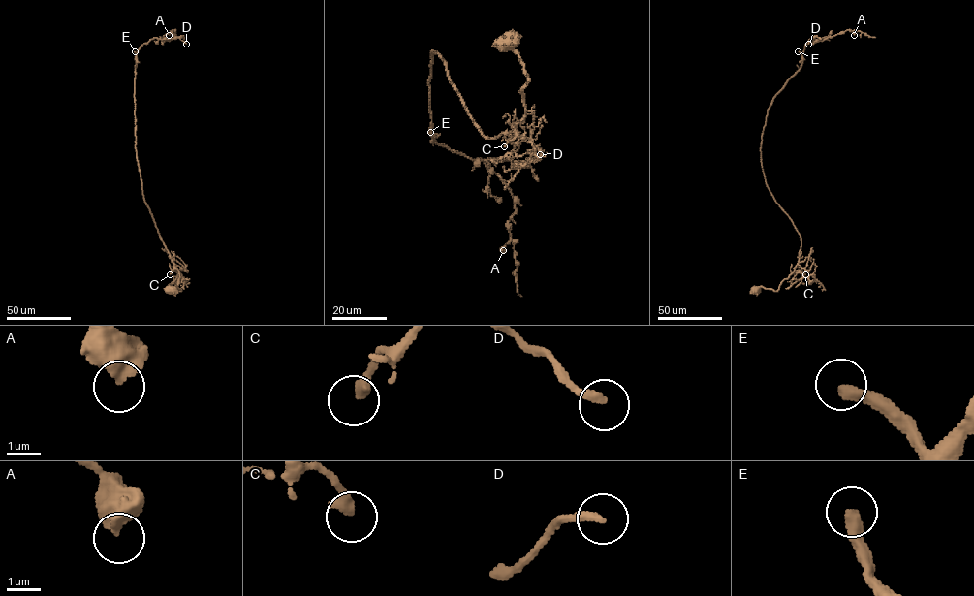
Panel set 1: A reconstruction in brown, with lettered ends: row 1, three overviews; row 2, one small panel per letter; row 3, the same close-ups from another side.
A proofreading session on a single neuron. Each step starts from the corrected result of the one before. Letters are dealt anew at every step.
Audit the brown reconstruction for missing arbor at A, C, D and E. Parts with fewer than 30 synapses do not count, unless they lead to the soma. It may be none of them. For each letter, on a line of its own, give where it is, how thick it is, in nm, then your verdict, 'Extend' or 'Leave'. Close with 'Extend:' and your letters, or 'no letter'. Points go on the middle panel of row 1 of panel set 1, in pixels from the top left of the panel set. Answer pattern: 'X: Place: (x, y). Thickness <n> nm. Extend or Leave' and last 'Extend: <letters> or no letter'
A: Place: (503, 250). Thickness 550 nm. Leave
C: Place: (504, 146). Thickness 340 nm. Leave
D: Place: (540, 154). Thickness 240 nm. Leave
E: Place: (430, 132). Thickness 360 nm. Extend
Extend: E

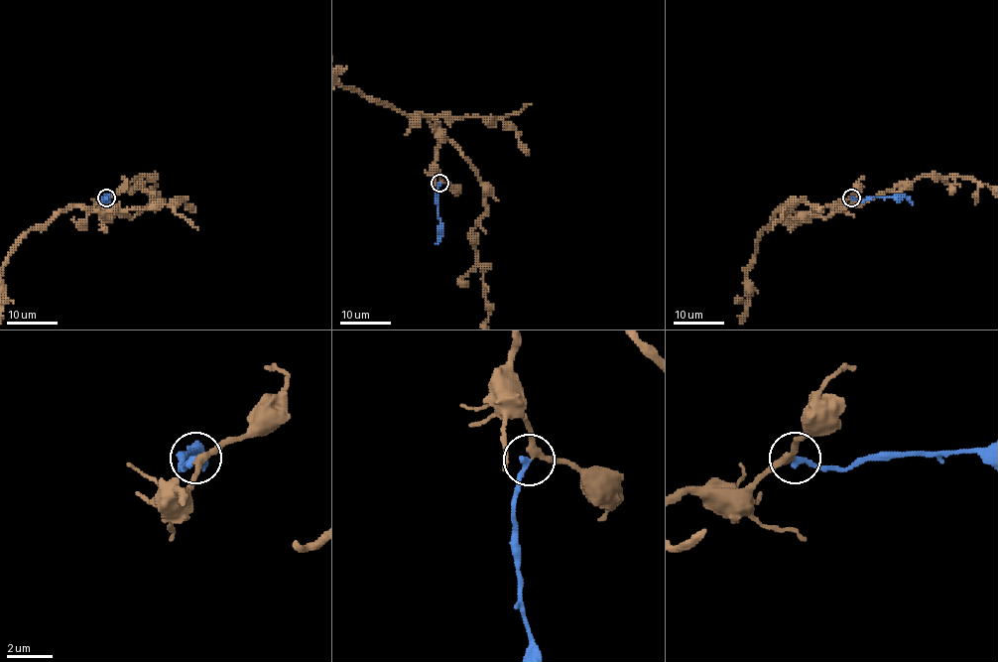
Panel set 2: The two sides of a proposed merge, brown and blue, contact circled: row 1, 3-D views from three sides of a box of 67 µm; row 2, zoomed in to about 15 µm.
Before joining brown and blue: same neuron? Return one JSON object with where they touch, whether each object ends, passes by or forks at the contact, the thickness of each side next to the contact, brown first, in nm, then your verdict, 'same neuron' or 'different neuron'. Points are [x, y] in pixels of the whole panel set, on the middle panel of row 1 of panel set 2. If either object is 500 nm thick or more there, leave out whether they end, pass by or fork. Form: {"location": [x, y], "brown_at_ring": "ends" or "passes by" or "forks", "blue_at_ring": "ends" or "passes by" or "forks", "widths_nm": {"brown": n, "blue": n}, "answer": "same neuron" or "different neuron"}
{"location": [439, 183], "brown_at_ring": "passes by", "blue_at_ring": "ends", "widths_nm": {"brown": 280, "blue": 280}, "answer": "same neuron"}

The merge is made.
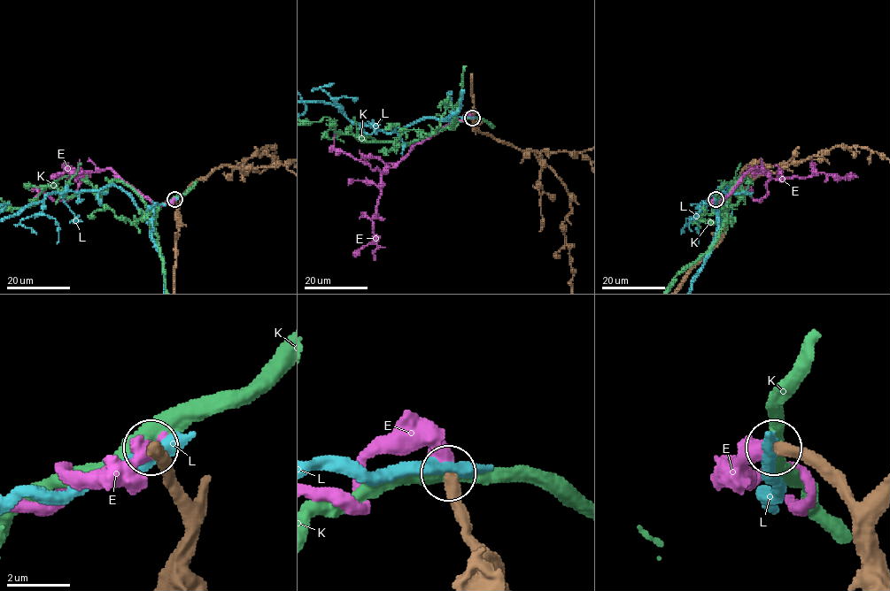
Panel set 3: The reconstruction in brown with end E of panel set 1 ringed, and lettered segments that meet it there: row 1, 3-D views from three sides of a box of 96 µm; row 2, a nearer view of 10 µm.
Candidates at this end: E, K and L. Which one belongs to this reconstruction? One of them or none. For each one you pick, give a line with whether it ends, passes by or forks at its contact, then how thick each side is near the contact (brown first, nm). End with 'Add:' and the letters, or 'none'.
E: It ends there. Thickness 400 nm (brown) against 480 nm
Add: E

